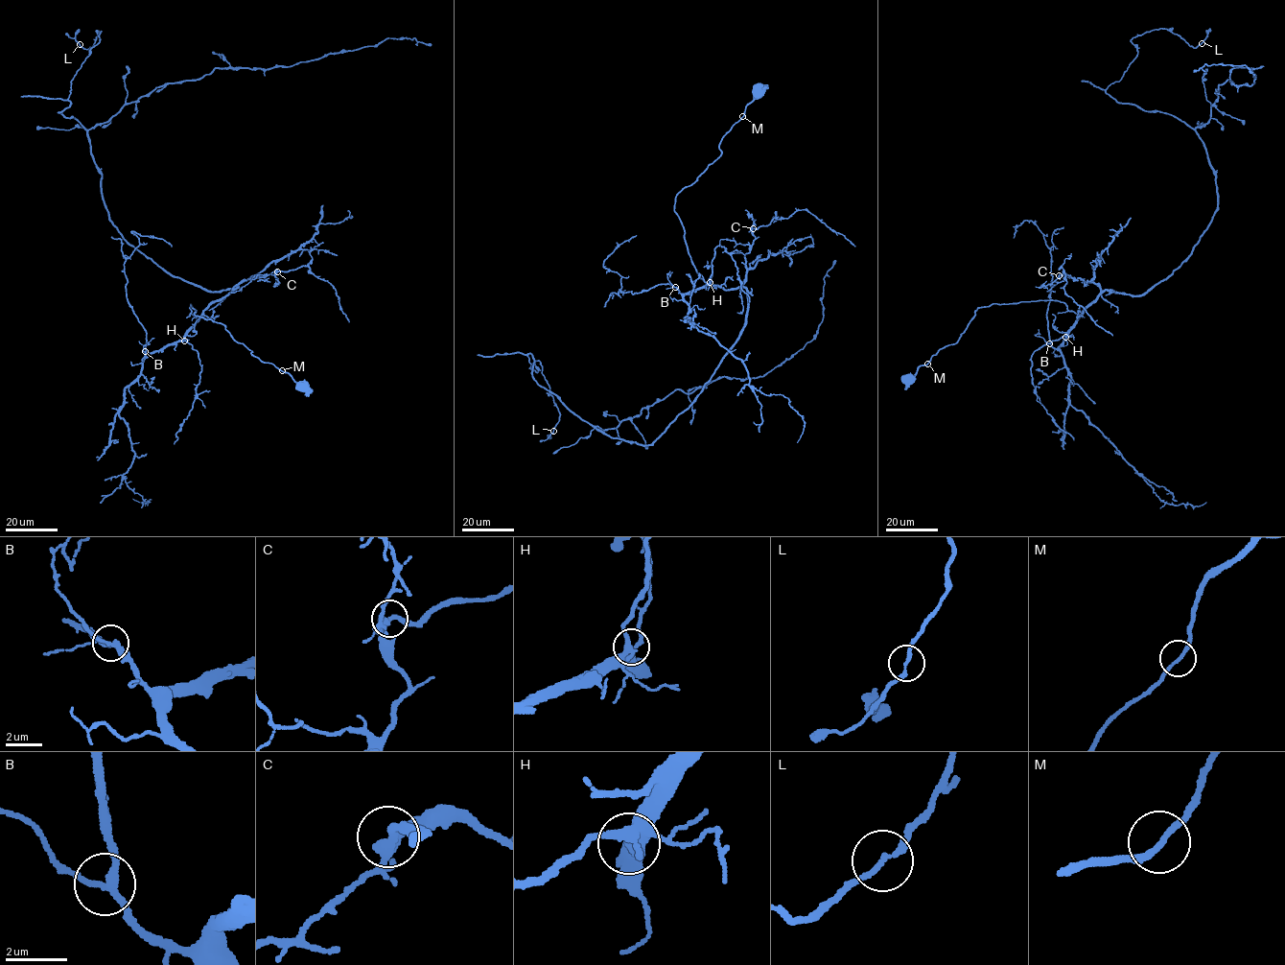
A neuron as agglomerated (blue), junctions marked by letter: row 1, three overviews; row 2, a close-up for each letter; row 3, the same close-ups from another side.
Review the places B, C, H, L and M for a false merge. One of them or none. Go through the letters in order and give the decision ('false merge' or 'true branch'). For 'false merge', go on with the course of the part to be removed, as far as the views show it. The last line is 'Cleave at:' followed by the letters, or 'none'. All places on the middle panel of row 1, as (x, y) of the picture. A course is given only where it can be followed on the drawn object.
B: true branch
C: true branch
H: true branch
L: true branch
M: true branch
Cleave at: none

